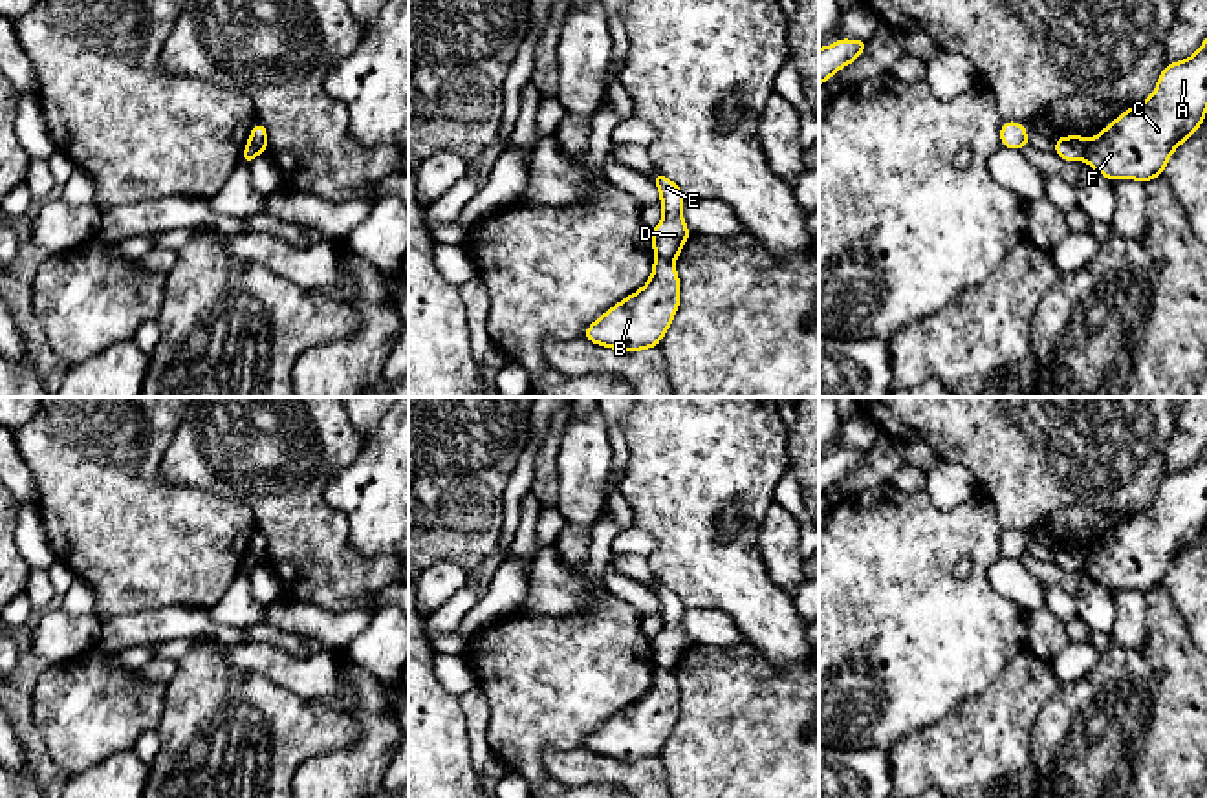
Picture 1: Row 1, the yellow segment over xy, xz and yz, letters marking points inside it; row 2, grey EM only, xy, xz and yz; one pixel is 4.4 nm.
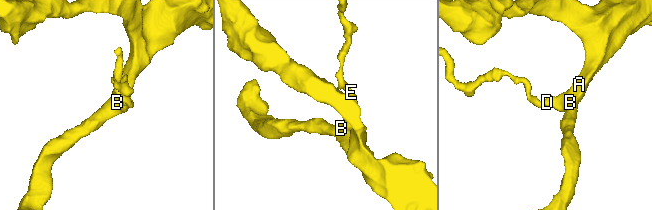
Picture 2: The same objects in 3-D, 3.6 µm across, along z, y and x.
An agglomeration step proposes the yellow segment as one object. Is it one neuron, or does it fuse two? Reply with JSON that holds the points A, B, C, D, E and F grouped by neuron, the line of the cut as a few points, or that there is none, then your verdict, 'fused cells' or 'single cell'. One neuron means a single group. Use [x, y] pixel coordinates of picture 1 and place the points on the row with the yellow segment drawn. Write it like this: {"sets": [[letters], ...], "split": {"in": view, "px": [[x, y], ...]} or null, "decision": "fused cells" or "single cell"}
{"sets": [["A", "B", "C", "F"], ["D", "E"]], "split": {"in": "xz", "px": [[656, 255], [673, 260]]}, "decision": "fused cells"}

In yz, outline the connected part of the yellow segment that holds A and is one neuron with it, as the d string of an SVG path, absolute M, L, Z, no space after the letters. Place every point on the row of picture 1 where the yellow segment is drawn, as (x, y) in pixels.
M1207 38L1189 59L1167 64L1154 93L1123 112L1088 145L1084 161L1110 181L1147 183L1207 113Z

